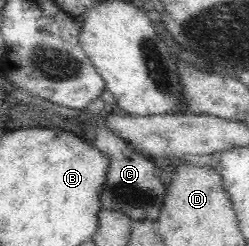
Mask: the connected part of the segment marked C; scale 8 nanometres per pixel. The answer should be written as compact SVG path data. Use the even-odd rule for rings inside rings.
M98 123L96 132L92 146L102 152L108 160L105 176L98 192L100 210L120 212L130 218L132 222L139 222L139 220L156 222L159 220L161 208L163 208L165 196L167 196L167 186L156 175L158 168L155 166L155 160L141 155L129 143Z

